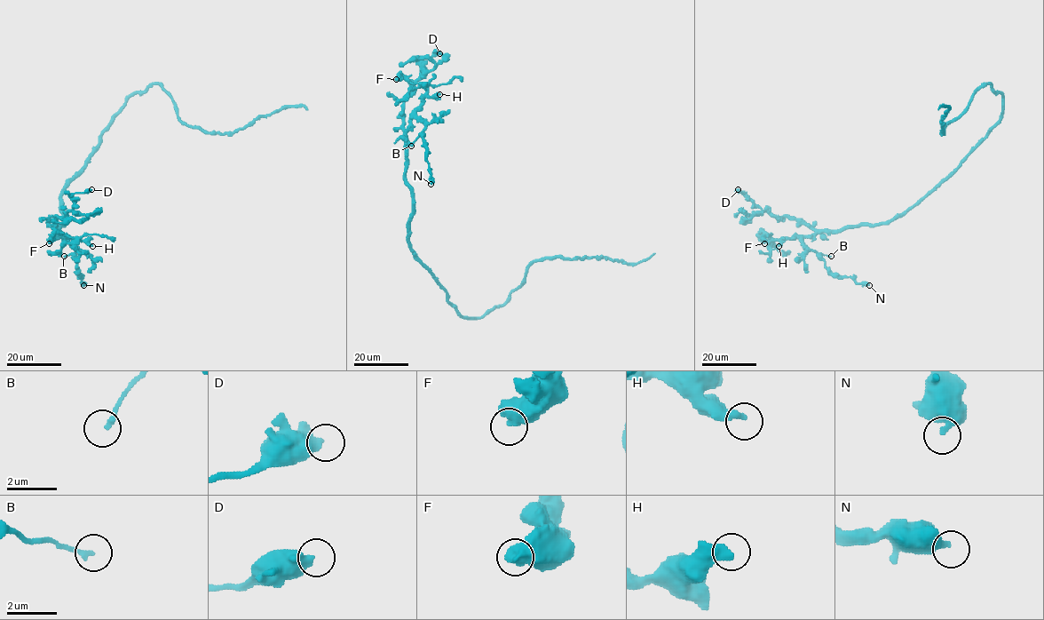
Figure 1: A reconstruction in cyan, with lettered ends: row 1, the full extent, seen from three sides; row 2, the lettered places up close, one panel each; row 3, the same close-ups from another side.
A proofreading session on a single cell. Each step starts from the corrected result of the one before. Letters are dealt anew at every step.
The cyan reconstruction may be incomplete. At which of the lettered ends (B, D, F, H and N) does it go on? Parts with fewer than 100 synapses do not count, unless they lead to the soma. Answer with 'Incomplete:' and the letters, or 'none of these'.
Incomplete: none of these

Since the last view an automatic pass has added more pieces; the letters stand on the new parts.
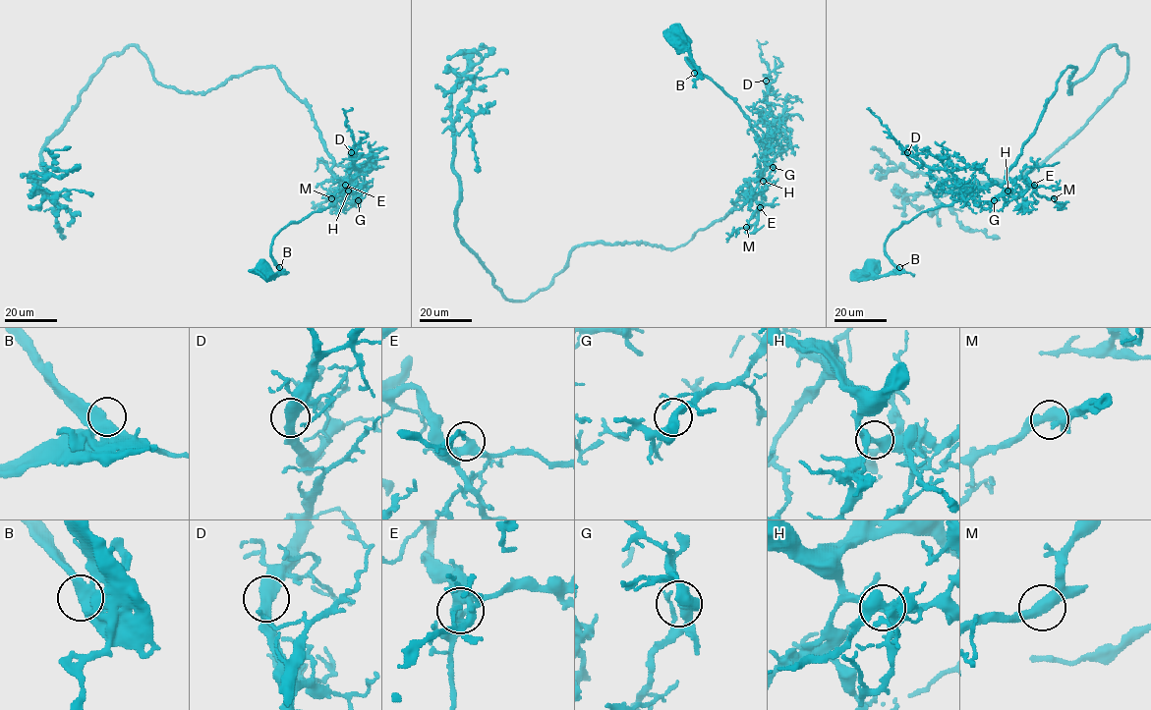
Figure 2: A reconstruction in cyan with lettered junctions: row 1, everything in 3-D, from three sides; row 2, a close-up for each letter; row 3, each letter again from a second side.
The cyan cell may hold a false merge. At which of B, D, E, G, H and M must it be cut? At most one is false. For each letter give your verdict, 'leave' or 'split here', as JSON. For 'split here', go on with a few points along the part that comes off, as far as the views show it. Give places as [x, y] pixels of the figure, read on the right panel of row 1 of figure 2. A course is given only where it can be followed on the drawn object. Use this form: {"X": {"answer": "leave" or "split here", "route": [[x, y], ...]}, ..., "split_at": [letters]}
{"B": {"answer": "leave"}, "D": {"answer": "leave"}, "E": {"answer": "leave"}, "G": {"answer": "leave"}, "H": {"answer": "leave"}, "M": {"answer": "leave"}, "split_at": []}

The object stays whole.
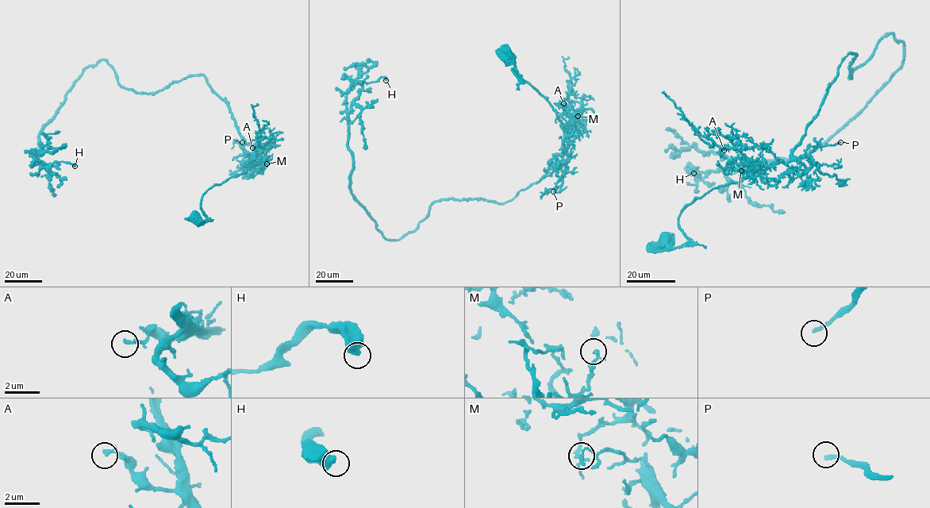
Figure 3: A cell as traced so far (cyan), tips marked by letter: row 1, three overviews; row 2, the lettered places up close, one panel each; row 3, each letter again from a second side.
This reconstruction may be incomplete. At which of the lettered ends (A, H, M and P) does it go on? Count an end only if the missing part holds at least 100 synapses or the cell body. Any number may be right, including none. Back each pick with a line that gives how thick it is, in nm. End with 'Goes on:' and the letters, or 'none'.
Goes on: none

